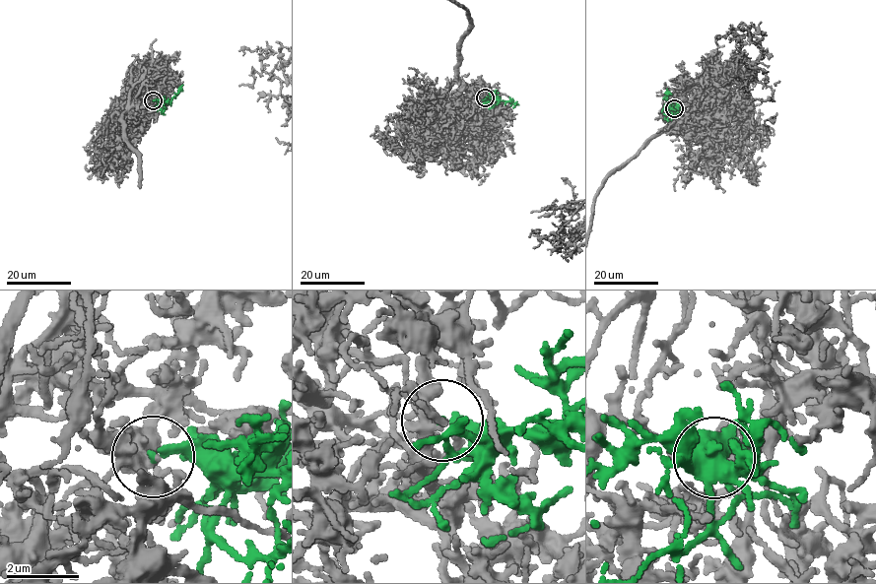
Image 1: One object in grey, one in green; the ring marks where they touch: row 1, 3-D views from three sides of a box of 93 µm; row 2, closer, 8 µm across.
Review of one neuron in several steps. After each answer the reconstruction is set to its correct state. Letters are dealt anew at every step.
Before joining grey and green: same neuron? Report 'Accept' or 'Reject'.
Accept

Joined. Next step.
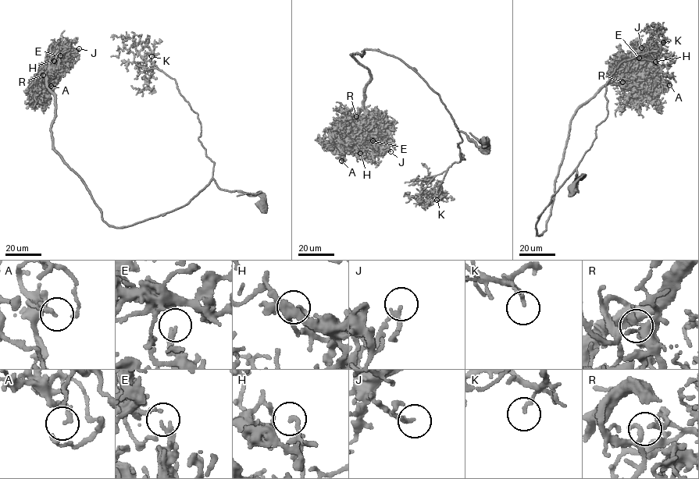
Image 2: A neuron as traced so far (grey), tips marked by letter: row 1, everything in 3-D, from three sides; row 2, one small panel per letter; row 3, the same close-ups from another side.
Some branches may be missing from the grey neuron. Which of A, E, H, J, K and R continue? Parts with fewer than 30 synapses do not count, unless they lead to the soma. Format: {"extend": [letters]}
{"extend": ["H"]}

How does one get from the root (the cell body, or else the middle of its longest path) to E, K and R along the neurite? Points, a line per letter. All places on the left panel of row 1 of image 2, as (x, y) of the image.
E: (264, 206), (212, 179), (176, 209), (109, 226), (54, 149), (45, 74), (50, 52), (60, 55)
K: (264, 206), (257, 194), (218, 186), (198, 139), (197, 114), (151, 56)
R: (264, 206), (212, 179), (176, 209), (109, 226), (54, 149), (55, 100), (43, 75)

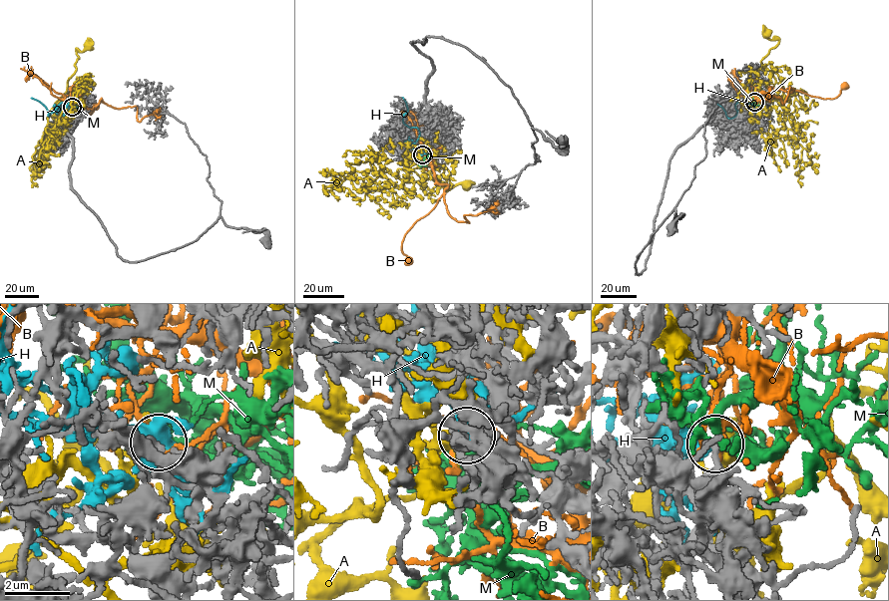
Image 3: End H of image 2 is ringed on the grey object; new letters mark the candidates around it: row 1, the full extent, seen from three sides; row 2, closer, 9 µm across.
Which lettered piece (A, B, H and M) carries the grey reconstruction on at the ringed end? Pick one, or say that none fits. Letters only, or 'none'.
M

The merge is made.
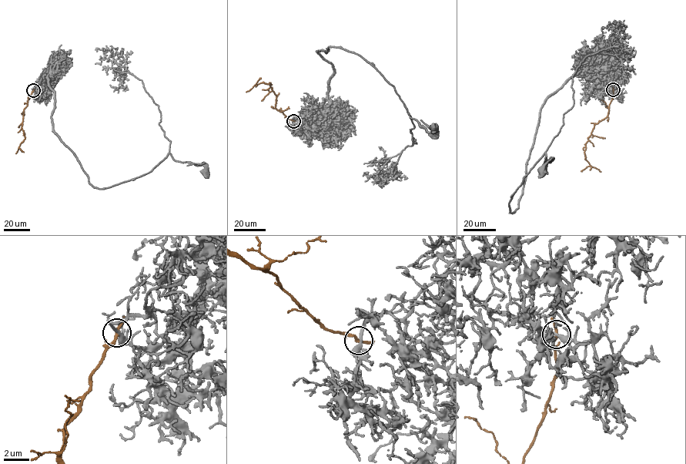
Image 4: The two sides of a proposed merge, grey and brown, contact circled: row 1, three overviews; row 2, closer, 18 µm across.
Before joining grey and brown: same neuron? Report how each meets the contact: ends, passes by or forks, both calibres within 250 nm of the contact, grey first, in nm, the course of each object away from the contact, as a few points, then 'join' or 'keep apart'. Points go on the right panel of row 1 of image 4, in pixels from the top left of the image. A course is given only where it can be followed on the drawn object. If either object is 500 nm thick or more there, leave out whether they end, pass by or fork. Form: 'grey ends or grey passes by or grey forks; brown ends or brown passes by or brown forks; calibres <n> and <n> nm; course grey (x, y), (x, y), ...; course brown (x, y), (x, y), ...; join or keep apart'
grey passes by; brown passes by; calibres 280 and 220 nm; course grey (613, 89), (583, 72), (547, 97), (518, 206), (510, 212), (508, 203), (544, 152), (550, 162), (542, 171); course brown (613, 89), (607, 116), (594, 125), (586, 143), (584, 154), (590, 165), (580, 171); keep apart

